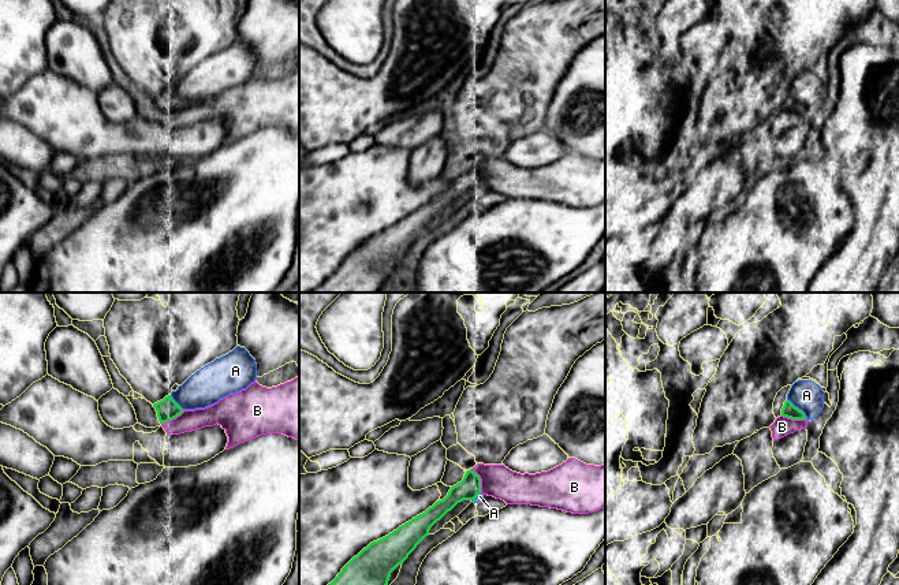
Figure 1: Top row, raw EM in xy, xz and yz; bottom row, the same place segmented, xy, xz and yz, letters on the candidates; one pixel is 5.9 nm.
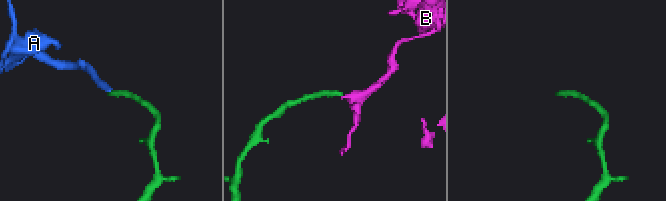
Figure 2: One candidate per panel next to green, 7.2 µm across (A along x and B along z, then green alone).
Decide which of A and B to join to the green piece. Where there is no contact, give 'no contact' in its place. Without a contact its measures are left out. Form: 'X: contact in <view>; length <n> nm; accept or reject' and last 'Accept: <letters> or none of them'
A: contact in yz; length 170 nm; accept
B: contact in xz; length 160 nm; reject
Accept: A

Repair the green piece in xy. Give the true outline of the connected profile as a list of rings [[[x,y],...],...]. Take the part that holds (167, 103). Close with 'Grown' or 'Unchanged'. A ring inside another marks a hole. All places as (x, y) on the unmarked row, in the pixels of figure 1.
[[[236,40],[191,68],[176,85],[153,98],[160,118],[184,104],[205,103],[230,87],[246,83],[257,72],[257,57],[250,46]]]. Grown

